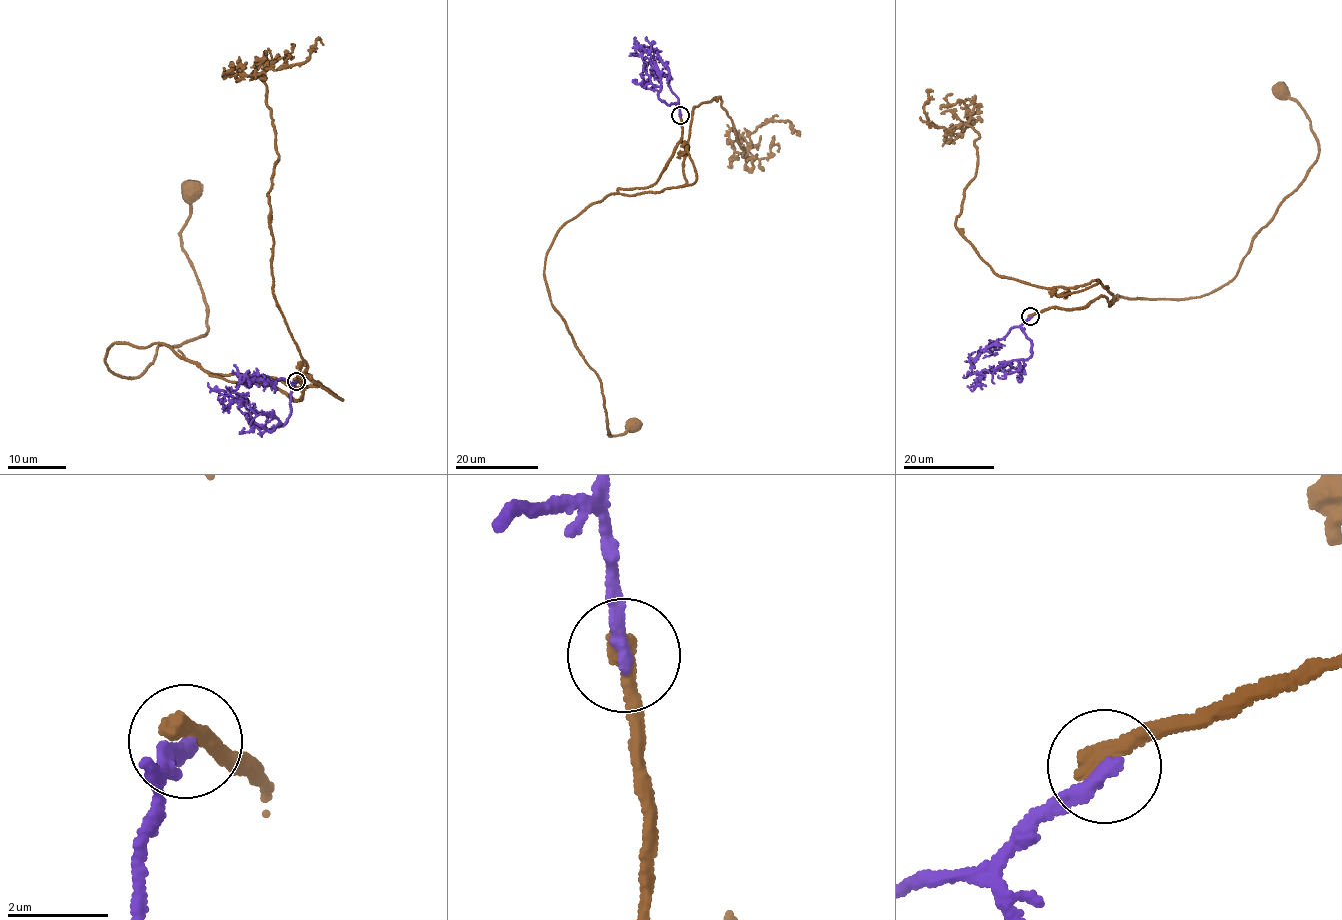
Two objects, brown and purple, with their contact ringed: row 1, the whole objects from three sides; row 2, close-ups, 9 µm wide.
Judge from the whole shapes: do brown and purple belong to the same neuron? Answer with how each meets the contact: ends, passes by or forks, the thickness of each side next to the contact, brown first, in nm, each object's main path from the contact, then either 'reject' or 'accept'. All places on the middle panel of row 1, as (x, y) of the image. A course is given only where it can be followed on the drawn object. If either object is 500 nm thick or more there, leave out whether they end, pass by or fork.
brown ends there; purple ends there; 400 nm thick on the brown side, 300 nm on the other; brown runs (680, 116), (682, 136), (655, 183), (582, 209), (547, 254), (552, 305), (600, 381), (610, 437), (629, 426); purple runs (680, 116), (676, 102), (669, 105), (658, 95), (659, 88), (651, 83), (643, 57), (631, 54); reject

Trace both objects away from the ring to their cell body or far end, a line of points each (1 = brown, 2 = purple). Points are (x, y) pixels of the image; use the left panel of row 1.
1: (296, 381), (300, 400), (158, 343), (110, 347), (111, 372), (208, 328), (186, 192)
2: (296, 381), (292, 385), (286, 422), (269, 431), (260, 425), (244, 403), (223, 391), (214, 391), (208, 382)

